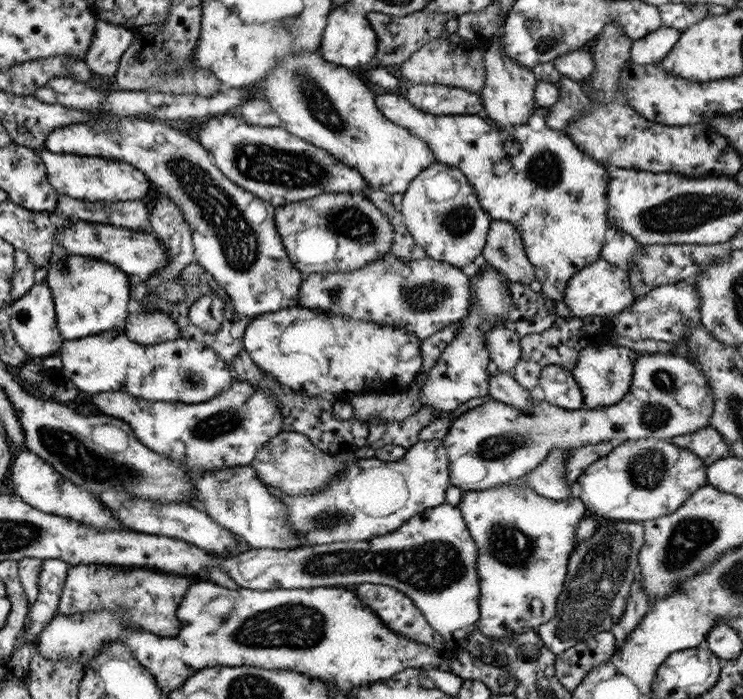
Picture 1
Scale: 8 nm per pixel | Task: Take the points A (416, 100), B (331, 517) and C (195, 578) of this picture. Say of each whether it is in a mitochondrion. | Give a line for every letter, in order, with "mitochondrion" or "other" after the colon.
A: other
B: mitochondrion
C: other

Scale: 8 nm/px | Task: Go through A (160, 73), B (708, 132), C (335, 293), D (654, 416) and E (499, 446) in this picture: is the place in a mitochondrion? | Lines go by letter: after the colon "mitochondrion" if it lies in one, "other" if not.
A: mitochondrion
B: other
C: mitochondrion
D: mitochondrion
E: mitochondrion

